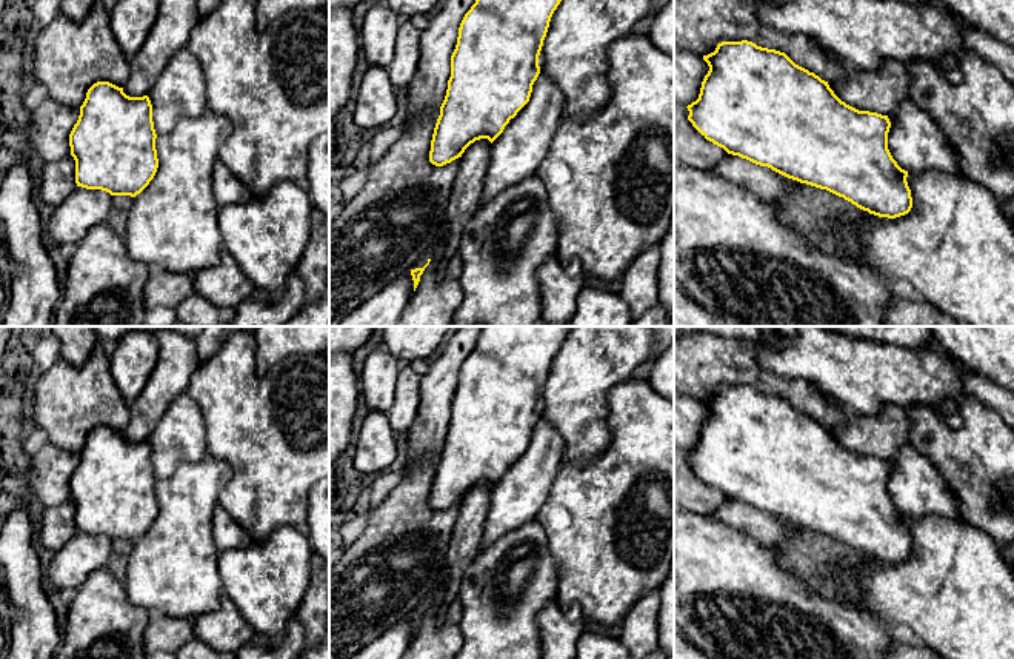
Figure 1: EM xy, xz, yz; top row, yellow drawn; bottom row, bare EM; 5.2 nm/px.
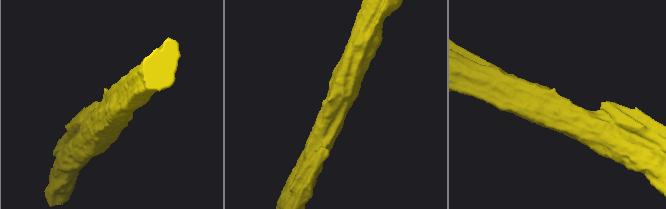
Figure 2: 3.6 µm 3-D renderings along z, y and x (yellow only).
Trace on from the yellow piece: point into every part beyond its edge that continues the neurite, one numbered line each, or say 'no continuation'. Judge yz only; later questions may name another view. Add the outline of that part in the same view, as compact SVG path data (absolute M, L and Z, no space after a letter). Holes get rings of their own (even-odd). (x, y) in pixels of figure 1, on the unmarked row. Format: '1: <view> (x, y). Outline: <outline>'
1: yz (882, 434). Outline: M886 405L877 414L848 411L845 425L828 430L846 450L889 460L900 448L909 445L911 425L903 408Z

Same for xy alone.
1: xy (177, 359). Outline: M169 326L157 333L158 359L140 396L129 405L131 420L123 430L129 442L143 442L154 431L172 400L186 393L194 371L200 366L195 339Z

